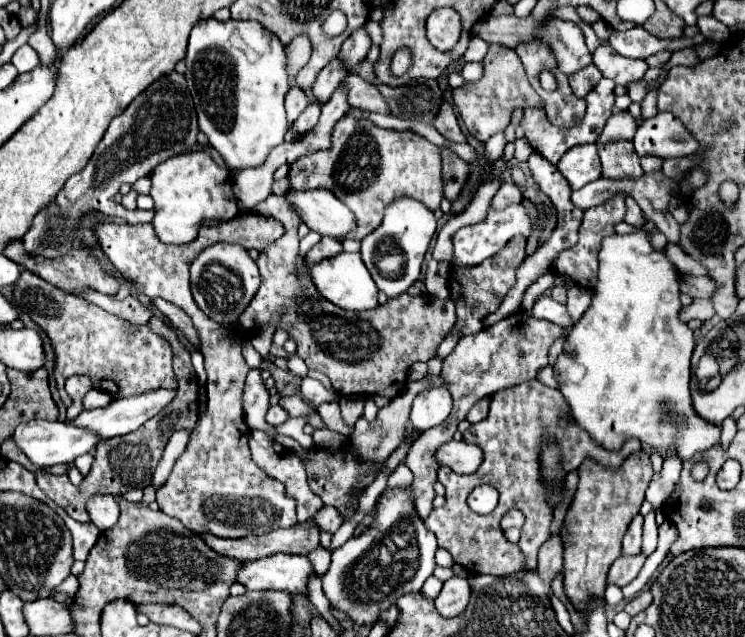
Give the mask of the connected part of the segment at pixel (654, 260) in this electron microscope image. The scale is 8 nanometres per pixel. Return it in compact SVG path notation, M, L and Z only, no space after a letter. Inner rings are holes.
M638 228L630 234L612 234L608 238L602 240L602 248L598 254L598 282L596 288L592 290L592 304L590 308L584 312L584 316L576 322L576 326L570 330L566 342L564 342L564 350L558 356L558 362L554 364L554 372L556 372L556 380L560 382L560 392L564 394L564 398L568 400L570 408L572 408L572 416L574 420L598 442L602 444L606 450L620 450L620 446L624 444L624 440L636 436L642 444L650 446L650 448L664 448L664 450L676 450L680 454L682 460L692 458L696 452L702 452L706 448L712 448L714 444L720 442L720 428L714 424L708 424L706 420L698 418L696 412L692 412L692 404L690 404L690 356L692 350L696 346L694 342L694 332L678 318L680 310L682 310L682 302L680 302L680 276L676 266L668 260L664 250L652 248L652 242L648 240L650 232L646 232L644 228Z

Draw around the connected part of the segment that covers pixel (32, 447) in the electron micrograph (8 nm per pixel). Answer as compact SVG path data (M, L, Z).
M30 420L24 422L16 428L14 432L14 442L22 448L22 452L38 466L52 466L52 464L66 464L76 460L78 456L90 452L92 448L96 448L96 444L102 440L100 436L96 436L96 432L88 432L88 428L78 428L74 424L66 424L66 422L48 422L48 420Z

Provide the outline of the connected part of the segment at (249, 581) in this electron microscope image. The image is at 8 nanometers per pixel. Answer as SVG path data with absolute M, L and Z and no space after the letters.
M276 554L268 558L260 558L254 562L244 562L242 570L238 572L238 582L246 586L246 590L284 590L290 594L304 594L308 596L308 578L316 574L310 560L306 556L294 554Z

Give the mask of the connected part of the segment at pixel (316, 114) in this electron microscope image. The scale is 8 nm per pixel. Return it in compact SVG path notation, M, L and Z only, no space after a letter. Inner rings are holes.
M312 102L312 104L308 104L308 108L298 116L298 120L296 120L292 126L294 126L300 134L306 134L308 130L312 130L312 128L316 126L318 118L320 118L320 106L316 106L316 104Z

